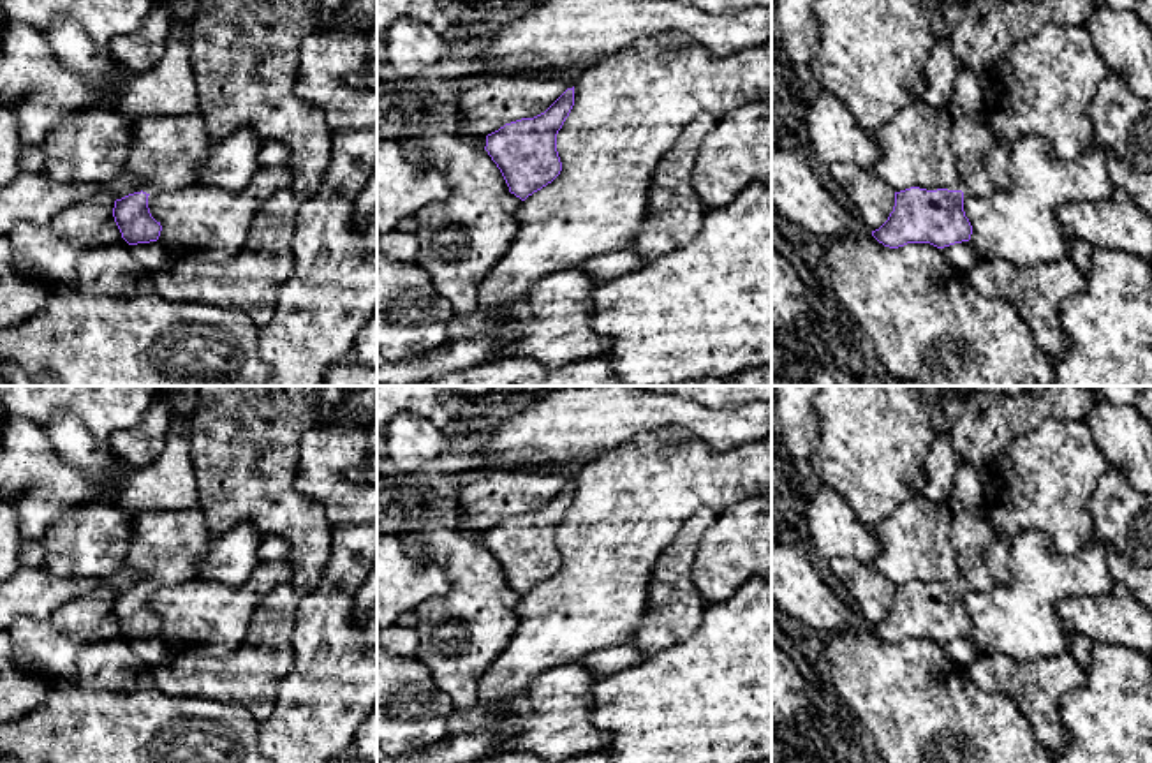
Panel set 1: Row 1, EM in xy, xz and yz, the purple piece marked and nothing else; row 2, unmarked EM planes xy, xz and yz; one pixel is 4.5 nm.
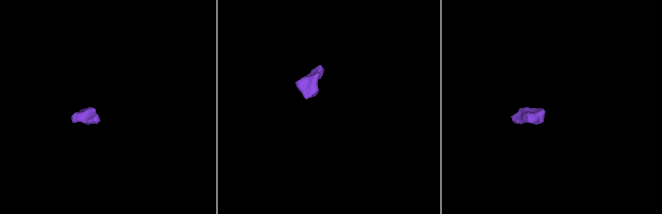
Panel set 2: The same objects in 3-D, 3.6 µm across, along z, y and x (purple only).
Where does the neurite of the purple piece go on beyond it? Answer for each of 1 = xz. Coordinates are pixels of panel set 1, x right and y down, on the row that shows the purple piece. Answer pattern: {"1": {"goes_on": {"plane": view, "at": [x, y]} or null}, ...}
{"1": {"goes_on": null}}

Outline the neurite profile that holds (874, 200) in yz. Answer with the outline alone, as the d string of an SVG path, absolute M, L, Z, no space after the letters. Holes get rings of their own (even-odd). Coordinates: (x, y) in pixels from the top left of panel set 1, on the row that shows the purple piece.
M833 164L830 173L858 206L861 231L872 233L888 220L895 206L895 190L881 178L856 164Z

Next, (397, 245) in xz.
M388 231L377 240L377 248L389 259L400 263L416 263L419 240L416 233Z

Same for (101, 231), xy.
M102 190L90 201L79 201L60 210L48 224L21 220L9 234L11 257L19 256L28 259L37 277L46 282L76 285L79 280L78 261L86 248L123 240L114 222L113 208L114 197Z

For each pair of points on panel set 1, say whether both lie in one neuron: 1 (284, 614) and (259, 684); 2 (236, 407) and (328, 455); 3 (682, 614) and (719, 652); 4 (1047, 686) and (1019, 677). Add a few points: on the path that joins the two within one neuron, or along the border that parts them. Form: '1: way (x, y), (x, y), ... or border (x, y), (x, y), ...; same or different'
1: way (270, 631), (263, 666); same
2: border (317, 423), (300, 441), (298, 476), (295, 481); different
3: border (707, 603), (701, 622), (682, 640), (663, 651); different
4: way (1040, 686), (1026, 684); same

